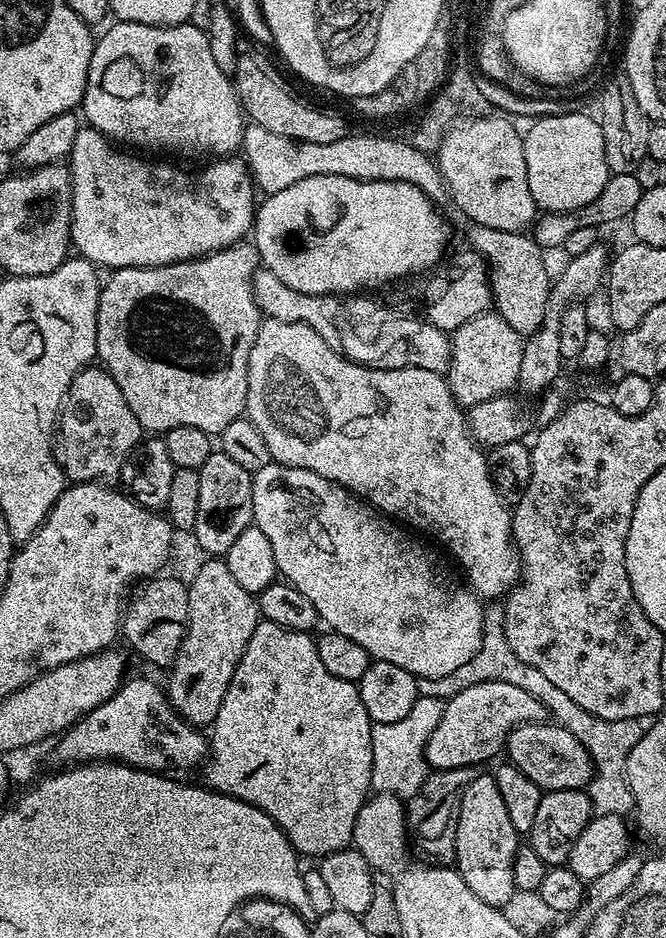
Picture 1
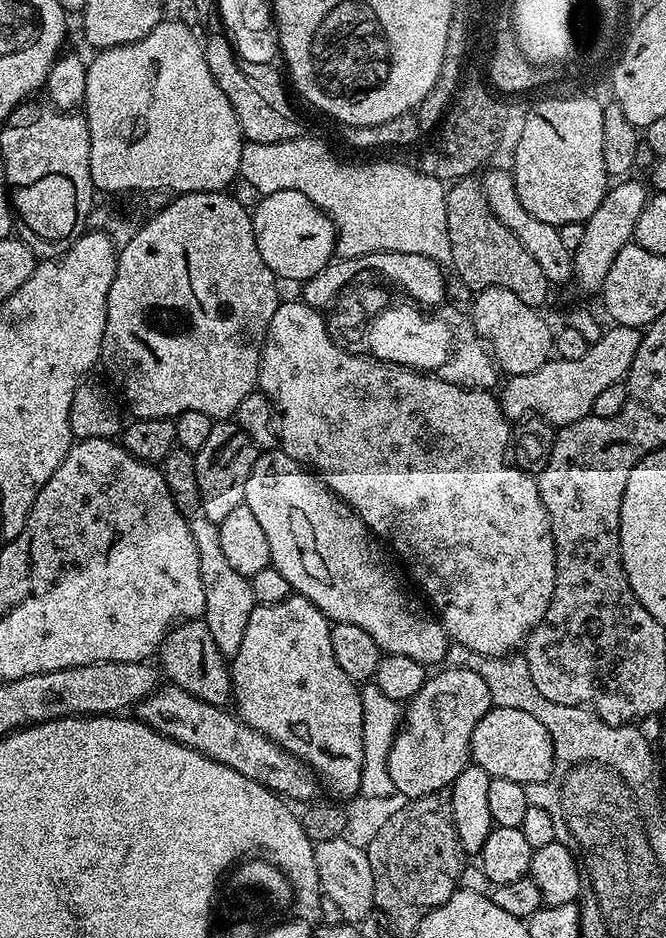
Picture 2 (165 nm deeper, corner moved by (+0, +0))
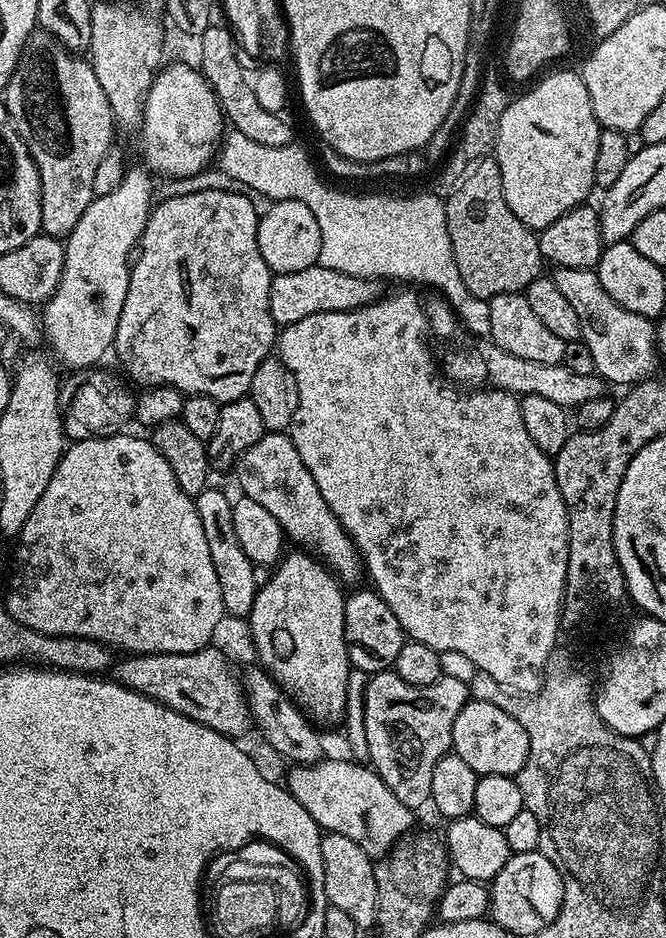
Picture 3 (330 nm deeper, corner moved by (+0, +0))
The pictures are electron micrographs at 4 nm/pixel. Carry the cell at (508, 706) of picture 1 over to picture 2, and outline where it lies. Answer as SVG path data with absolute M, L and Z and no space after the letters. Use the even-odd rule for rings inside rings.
M448 666L440 671L444 670L445 672L440 672L437 674L437 676L436 673L429 675L418 695L416 695L413 700L407 701L406 707L403 709L403 723L393 740L393 746L390 748L387 763L390 779L393 783L395 791L401 792L402 794L408 796L409 800L416 800L420 796L425 796L431 792L444 792L445 789L447 789L451 784L453 784L453 782L455 782L455 780L458 778L458 774L462 774L462 770L467 768L470 763L474 726L478 726L478 722L482 722L482 718L494 706L492 703L492 695L486 686L486 682L482 682L482 678L478 678L478 674L474 674L474 670L466 670L465 668L453 668Z

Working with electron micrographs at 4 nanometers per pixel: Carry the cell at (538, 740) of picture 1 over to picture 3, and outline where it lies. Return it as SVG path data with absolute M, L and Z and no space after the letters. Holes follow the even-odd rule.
M469 699L462 710L458 710L458 718L454 718L454 734L452 735L452 752L476 772L477 777L486 774L502 774L515 777L522 770L530 754L530 738L522 726L506 710L498 710L490 702Z

